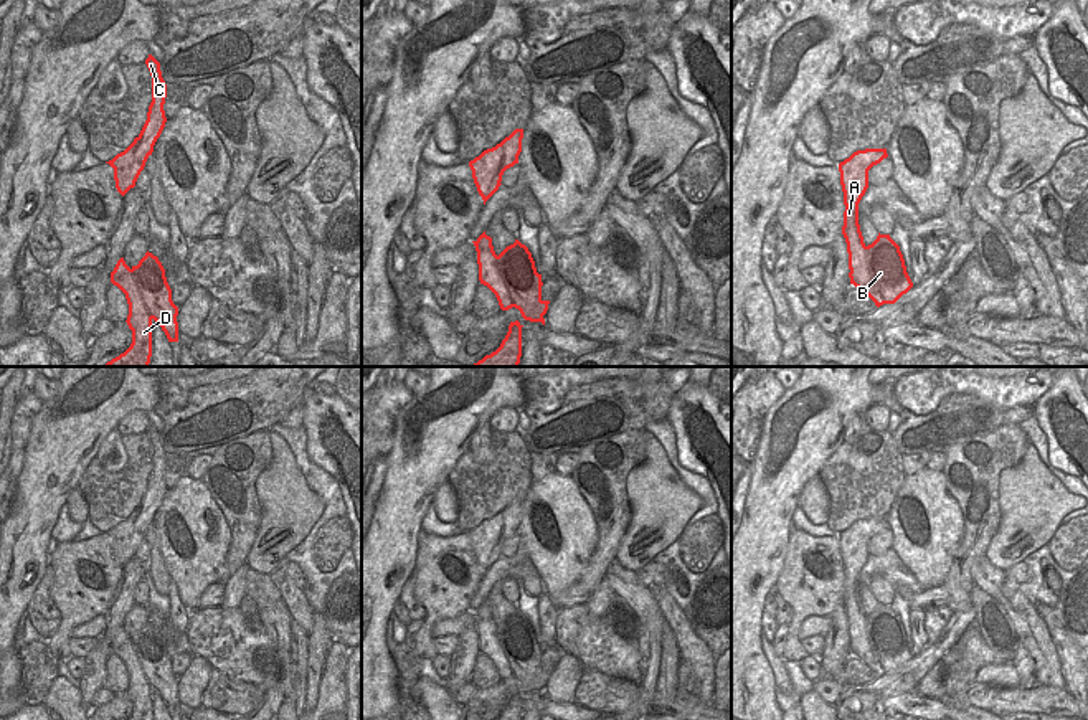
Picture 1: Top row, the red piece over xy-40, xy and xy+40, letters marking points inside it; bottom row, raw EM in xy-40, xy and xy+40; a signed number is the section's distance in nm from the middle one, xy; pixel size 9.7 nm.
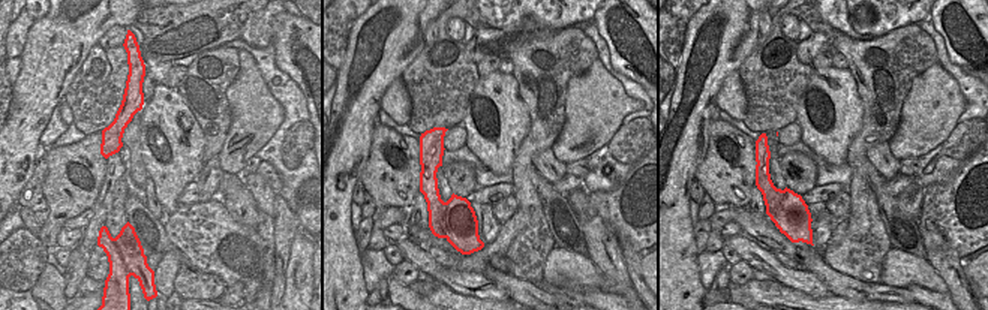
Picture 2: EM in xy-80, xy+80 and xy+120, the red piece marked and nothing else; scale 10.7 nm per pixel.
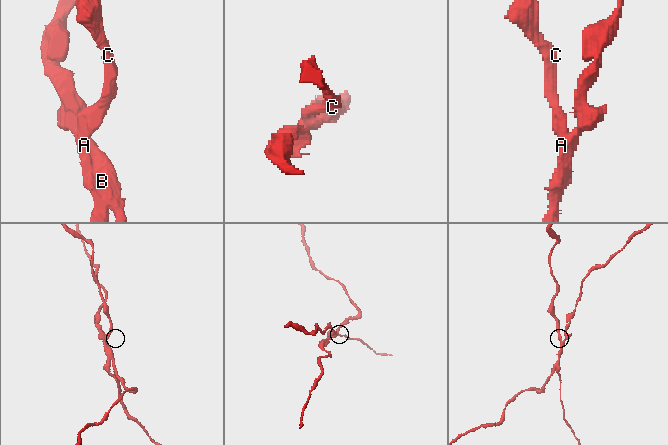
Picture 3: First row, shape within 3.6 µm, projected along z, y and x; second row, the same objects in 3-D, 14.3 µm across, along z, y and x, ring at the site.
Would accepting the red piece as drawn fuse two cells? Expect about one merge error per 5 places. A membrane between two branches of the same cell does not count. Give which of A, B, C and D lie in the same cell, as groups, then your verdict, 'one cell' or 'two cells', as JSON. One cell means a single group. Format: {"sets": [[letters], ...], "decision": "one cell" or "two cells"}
{"sets": [["A", "C", "D"], ["B"]], "decision": "two cells"}

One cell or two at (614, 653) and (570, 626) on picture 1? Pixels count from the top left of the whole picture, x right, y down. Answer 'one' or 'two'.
one

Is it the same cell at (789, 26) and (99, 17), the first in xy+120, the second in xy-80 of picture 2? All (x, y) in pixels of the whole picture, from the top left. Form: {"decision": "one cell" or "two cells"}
{"decision": "two cells"}

